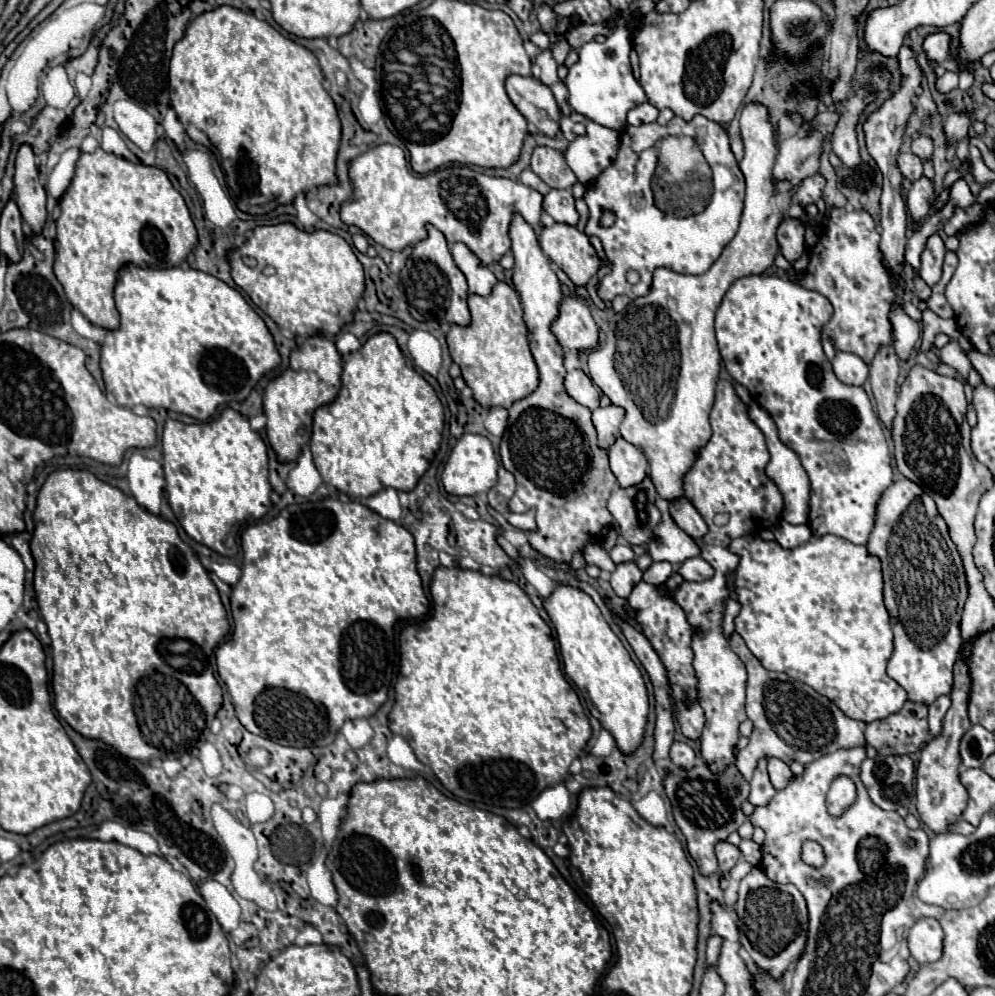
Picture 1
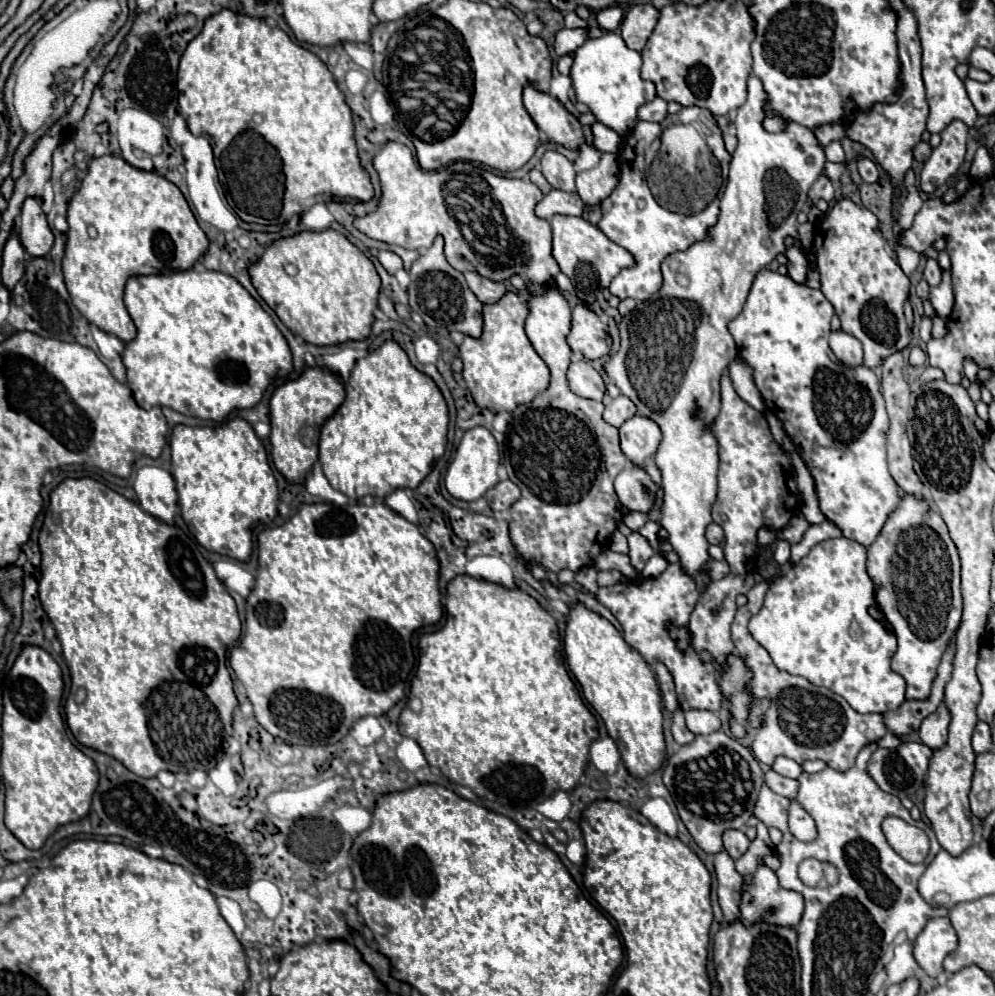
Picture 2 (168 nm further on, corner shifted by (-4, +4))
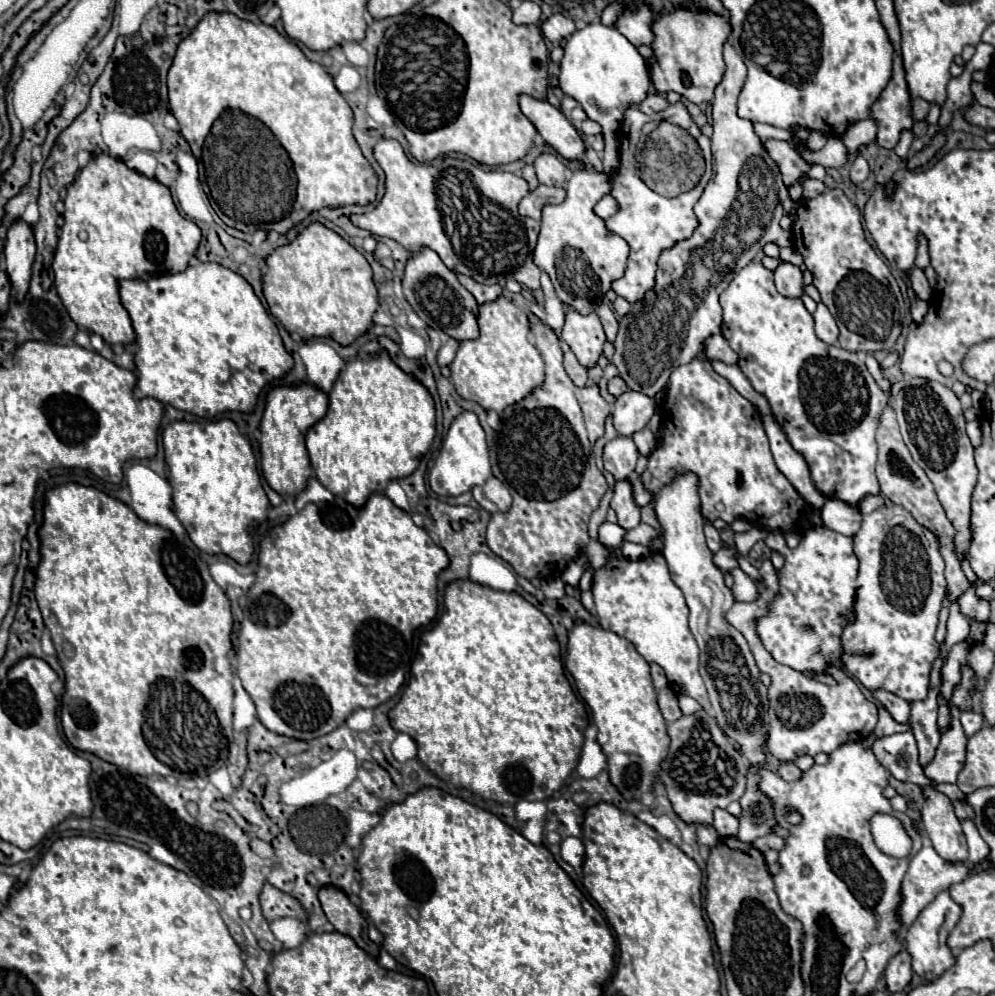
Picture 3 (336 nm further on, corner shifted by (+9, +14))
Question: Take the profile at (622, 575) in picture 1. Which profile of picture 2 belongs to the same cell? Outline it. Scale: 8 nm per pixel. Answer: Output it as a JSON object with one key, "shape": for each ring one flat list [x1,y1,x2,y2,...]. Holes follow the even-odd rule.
{"shape":[[632,531,630,535,628,535,628,545,630,545,630,559,632,559,632,565,638,569,638,571,642,571,644,569,644,563,656,553,654,549,652,549,652,545,648,543,648,539,646,537,642,537,638,531]]}

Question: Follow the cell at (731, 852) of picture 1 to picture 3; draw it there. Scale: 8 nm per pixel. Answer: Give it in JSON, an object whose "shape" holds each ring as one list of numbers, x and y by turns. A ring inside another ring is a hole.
{"shape":[[715,809,715,821,713,821,713,827,715,827,715,831,719,833,721,839,725,839,725,837,737,837,739,821,737,821,733,815,729,815,727,811]]}

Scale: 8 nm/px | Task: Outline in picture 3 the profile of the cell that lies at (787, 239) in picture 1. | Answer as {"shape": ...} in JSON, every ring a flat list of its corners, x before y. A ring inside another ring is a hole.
{"shape":[[779,261,779,267,775,269,775,287,785,297,801,297,803,295,803,275,801,269,793,263]]}

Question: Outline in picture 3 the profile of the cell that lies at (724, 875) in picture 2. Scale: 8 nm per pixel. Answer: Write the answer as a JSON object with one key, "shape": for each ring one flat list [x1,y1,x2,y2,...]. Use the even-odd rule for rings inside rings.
{"shape":[[699,825,699,827,697,827,697,843,699,843,699,847,713,849,713,847,719,843,719,835,717,835,717,831,715,831,711,825,709,825,709,827]]}

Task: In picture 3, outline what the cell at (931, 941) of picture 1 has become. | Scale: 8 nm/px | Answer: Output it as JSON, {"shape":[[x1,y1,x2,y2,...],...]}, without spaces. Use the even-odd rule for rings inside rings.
{"shape":[[947,891,939,893,921,913,919,917,909,925,907,929,907,935,905,935,905,941,907,941,907,953,911,955,913,959,913,971,919,975,919,977,925,977,925,979,935,979,939,977,943,971,947,971,953,963,955,963,955,957,953,953,949,951,949,947,945,945,945,939,949,937,951,929,955,927,955,923,959,921,959,915,961,915,961,907,949,897]]}

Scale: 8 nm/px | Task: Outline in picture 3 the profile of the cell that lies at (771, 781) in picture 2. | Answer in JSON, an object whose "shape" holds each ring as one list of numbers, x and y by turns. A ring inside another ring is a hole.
{"shape":[[781,763,781,767,777,769,777,775,785,781,795,781,795,779,801,777,801,771,795,763]]}

